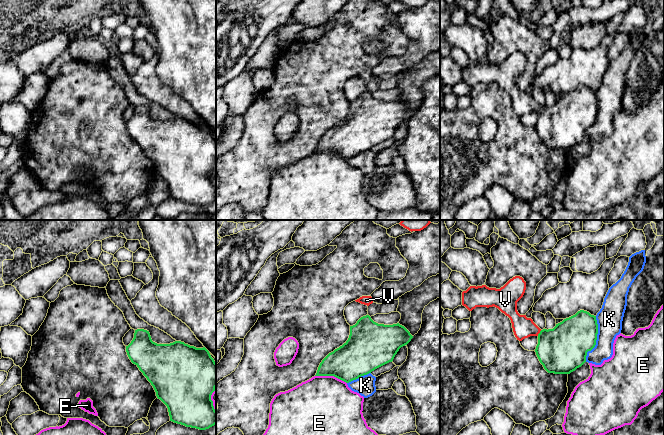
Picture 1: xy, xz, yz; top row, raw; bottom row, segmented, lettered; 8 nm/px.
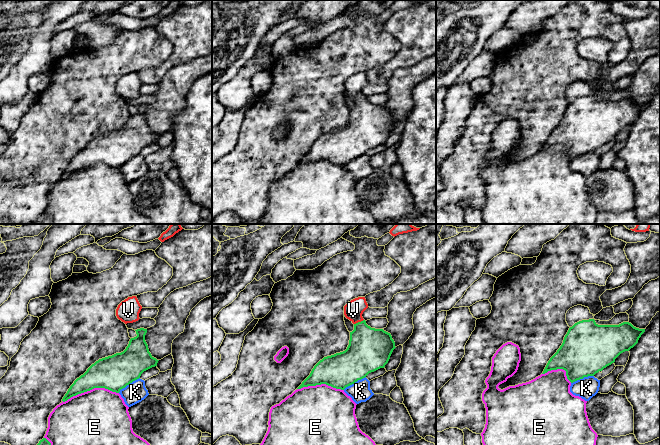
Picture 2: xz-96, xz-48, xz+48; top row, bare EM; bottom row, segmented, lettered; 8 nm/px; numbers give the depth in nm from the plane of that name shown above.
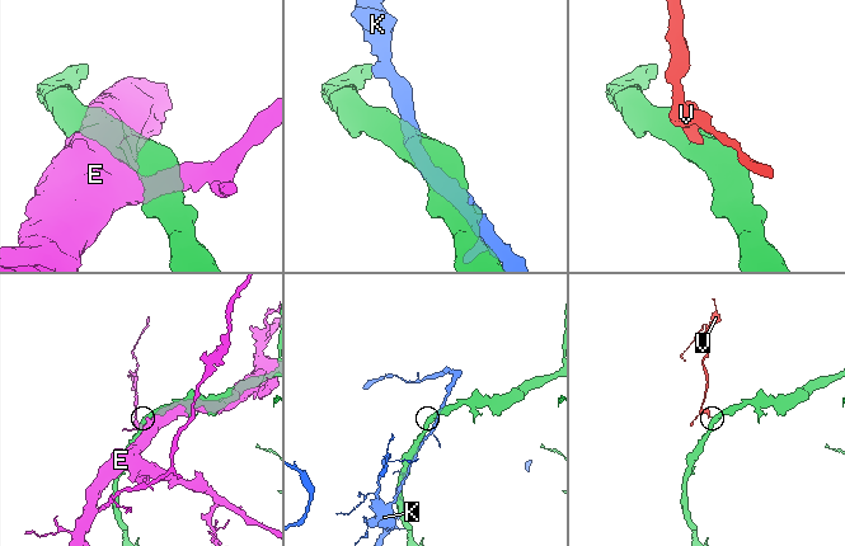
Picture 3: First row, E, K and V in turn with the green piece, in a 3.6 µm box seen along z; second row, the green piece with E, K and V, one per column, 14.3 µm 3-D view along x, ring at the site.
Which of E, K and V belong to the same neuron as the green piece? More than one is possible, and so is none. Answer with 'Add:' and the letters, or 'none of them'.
Add: V

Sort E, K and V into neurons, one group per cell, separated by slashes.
E / K / V

